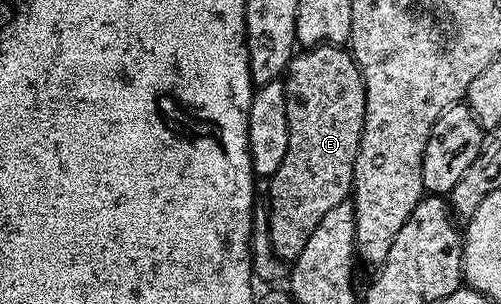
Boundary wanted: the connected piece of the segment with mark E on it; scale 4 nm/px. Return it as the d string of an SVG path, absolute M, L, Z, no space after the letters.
M319 44L315 48L303 48L296 51L295 55L291 57L287 64L283 89L285 90L285 110L289 118L289 150L285 150L285 158L281 161L281 166L277 166L277 170L269 178L268 184L271 185L267 188L265 203L269 214L268 236L271 239L272 253L284 262L294 262L301 254L301 250L305 250L305 242L309 242L313 230L317 230L317 222L321 222L321 218L325 218L325 214L329 214L329 210L333 210L333 206L344 203L352 195L351 183L355 177L355 159L361 142L363 119L365 118L365 86L357 62L346 47L338 44Z

